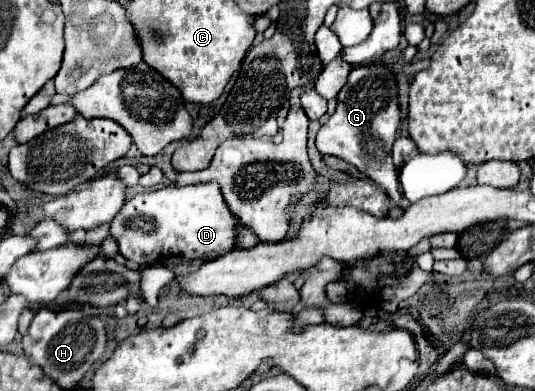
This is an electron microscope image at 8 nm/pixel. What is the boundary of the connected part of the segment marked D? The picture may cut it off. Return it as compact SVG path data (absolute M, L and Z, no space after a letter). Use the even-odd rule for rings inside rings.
M198 184L198 186L166 186L158 190L140 192L134 198L126 200L122 210L114 216L110 222L110 236L116 238L120 246L120 254L132 260L138 266L152 266L162 258L168 258L172 254L184 254L186 258L216 258L222 256L236 246L234 228L240 222L228 212L226 202L222 200L218 184Z

